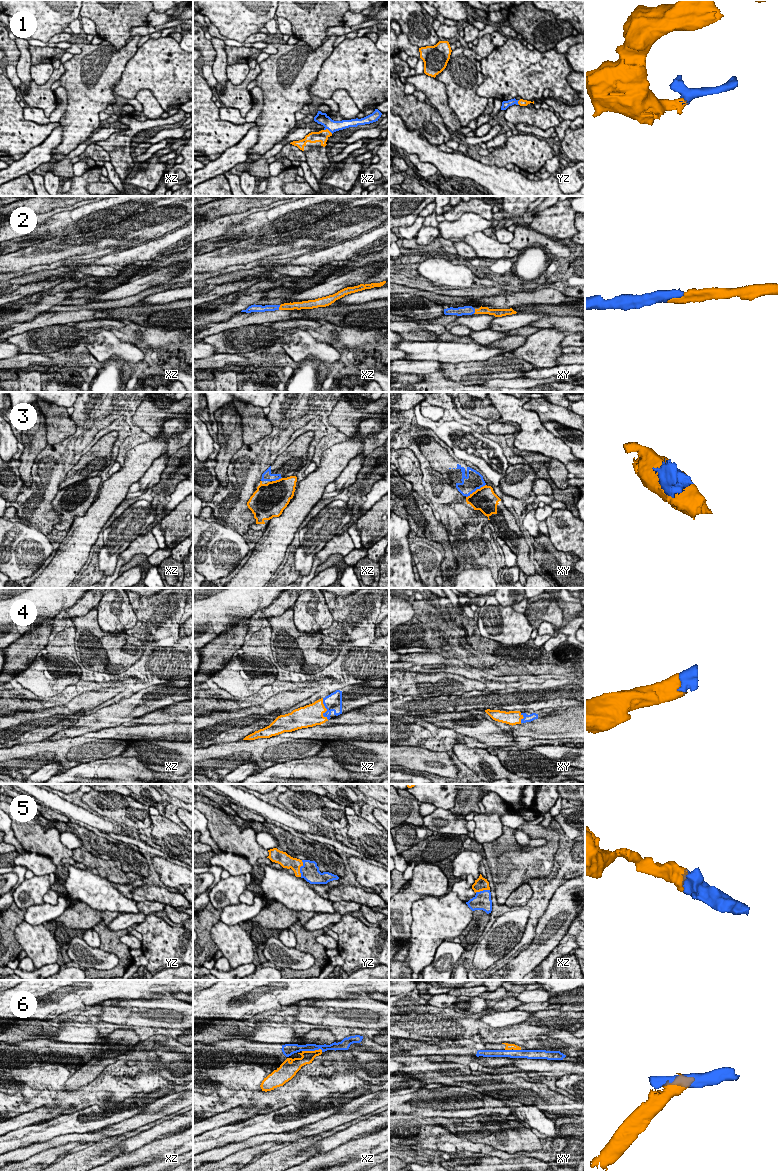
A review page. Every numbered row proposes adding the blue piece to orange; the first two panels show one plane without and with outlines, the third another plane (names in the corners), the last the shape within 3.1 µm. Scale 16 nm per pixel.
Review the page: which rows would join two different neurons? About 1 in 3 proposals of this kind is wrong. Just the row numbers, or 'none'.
6

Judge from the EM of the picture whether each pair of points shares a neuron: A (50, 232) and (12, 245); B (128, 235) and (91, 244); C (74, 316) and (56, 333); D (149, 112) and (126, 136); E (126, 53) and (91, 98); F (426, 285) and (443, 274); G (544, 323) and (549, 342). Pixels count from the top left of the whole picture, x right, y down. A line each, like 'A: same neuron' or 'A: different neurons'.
A: different neurons
B: same neuron
C: different neurons
D: different neurons
E: same neuron
F: different neurons
G: different neurons

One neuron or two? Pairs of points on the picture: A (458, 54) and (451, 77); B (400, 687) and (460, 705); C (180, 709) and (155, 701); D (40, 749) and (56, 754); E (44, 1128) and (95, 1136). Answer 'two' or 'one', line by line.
A: one
B: two
C: two
D: one
E: two

